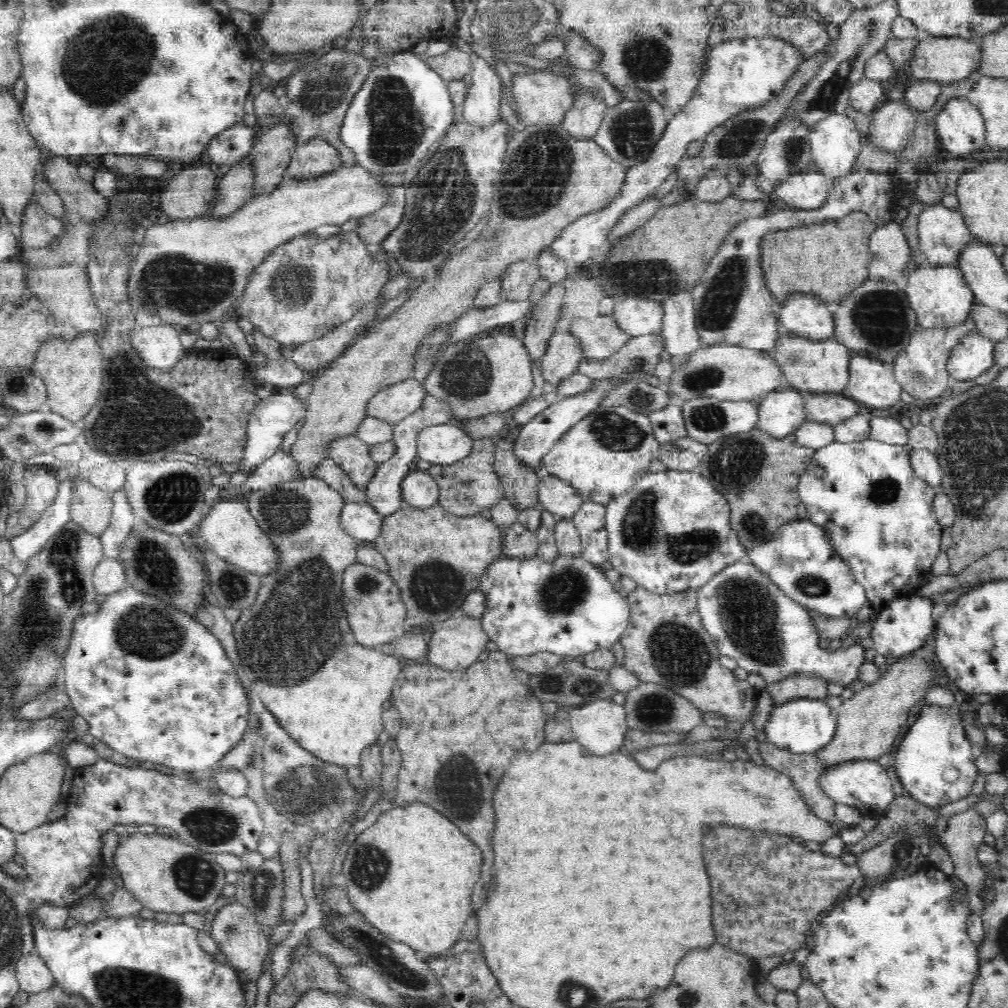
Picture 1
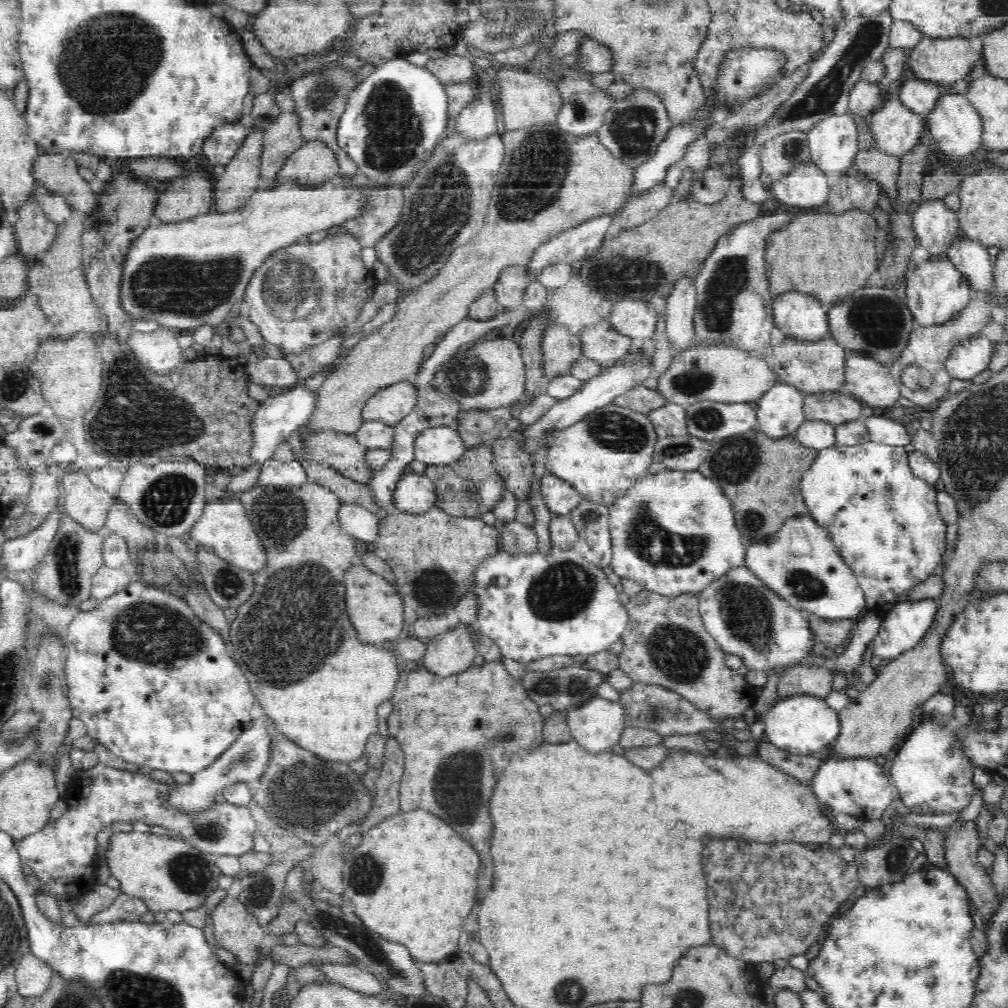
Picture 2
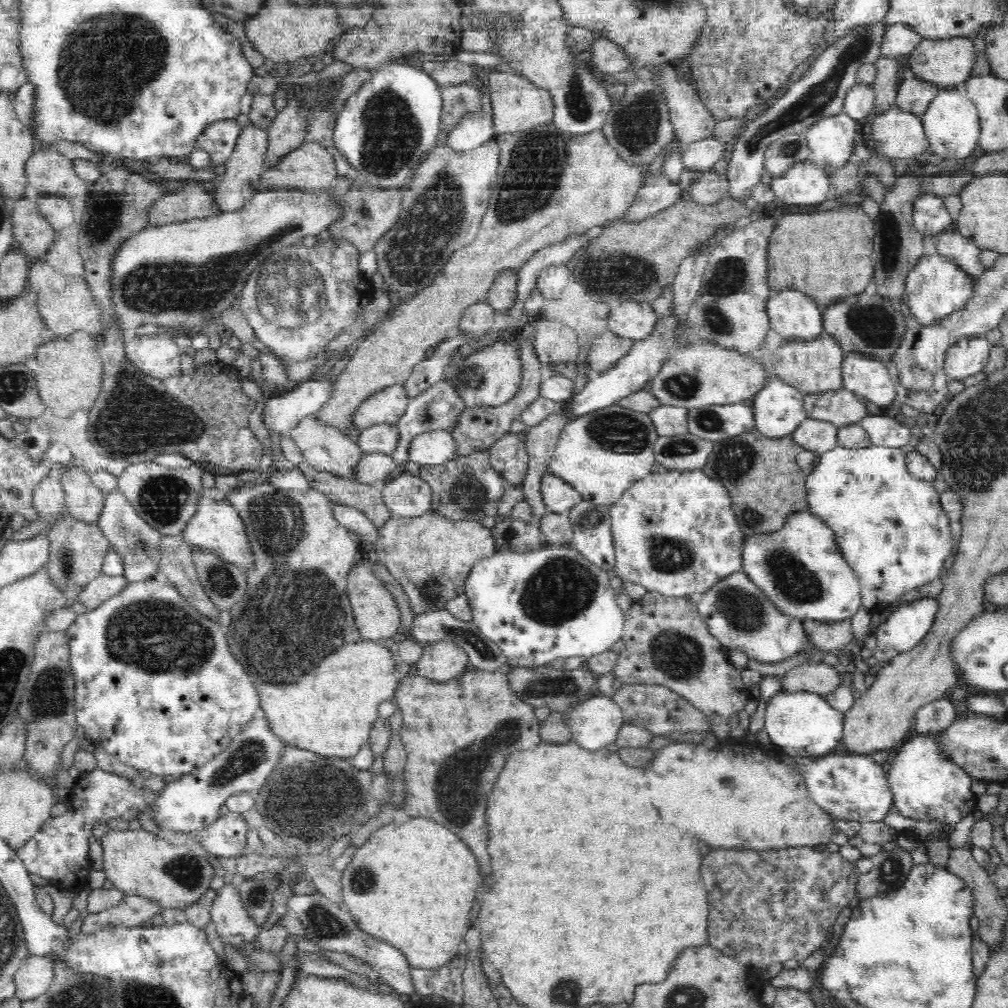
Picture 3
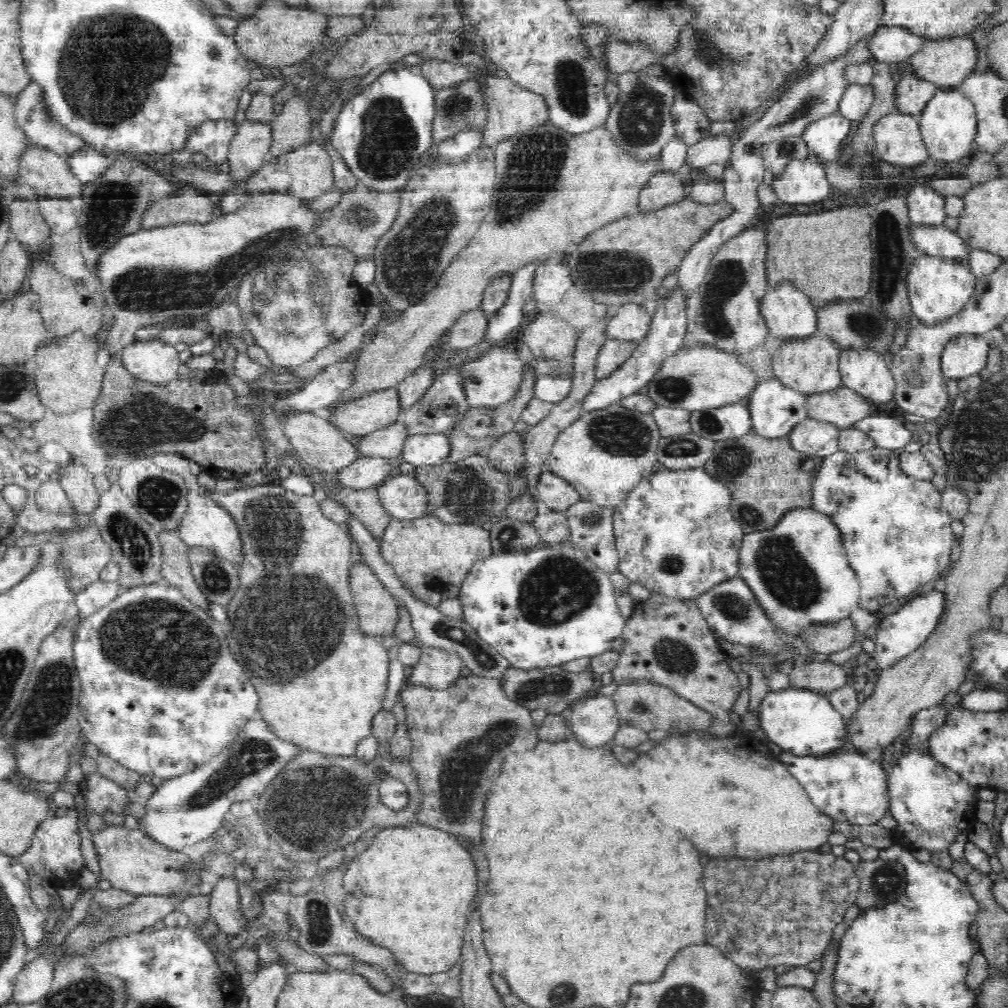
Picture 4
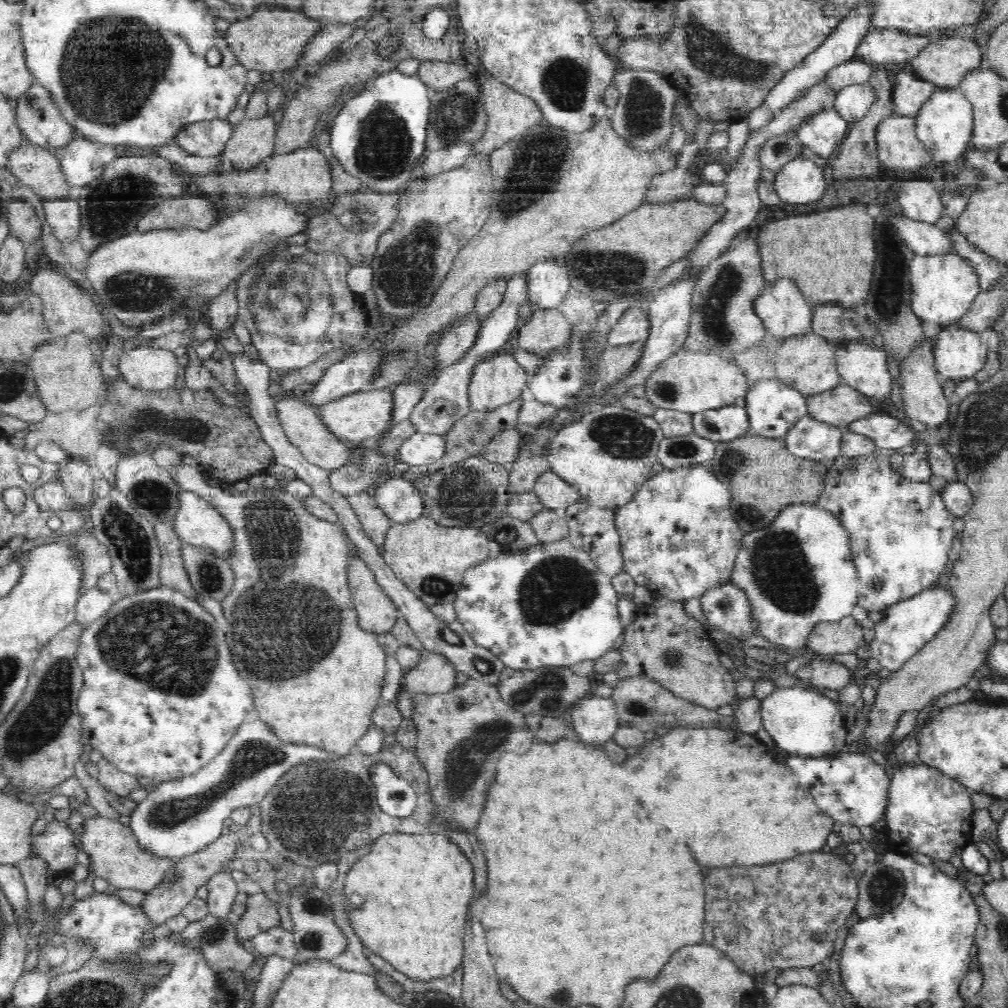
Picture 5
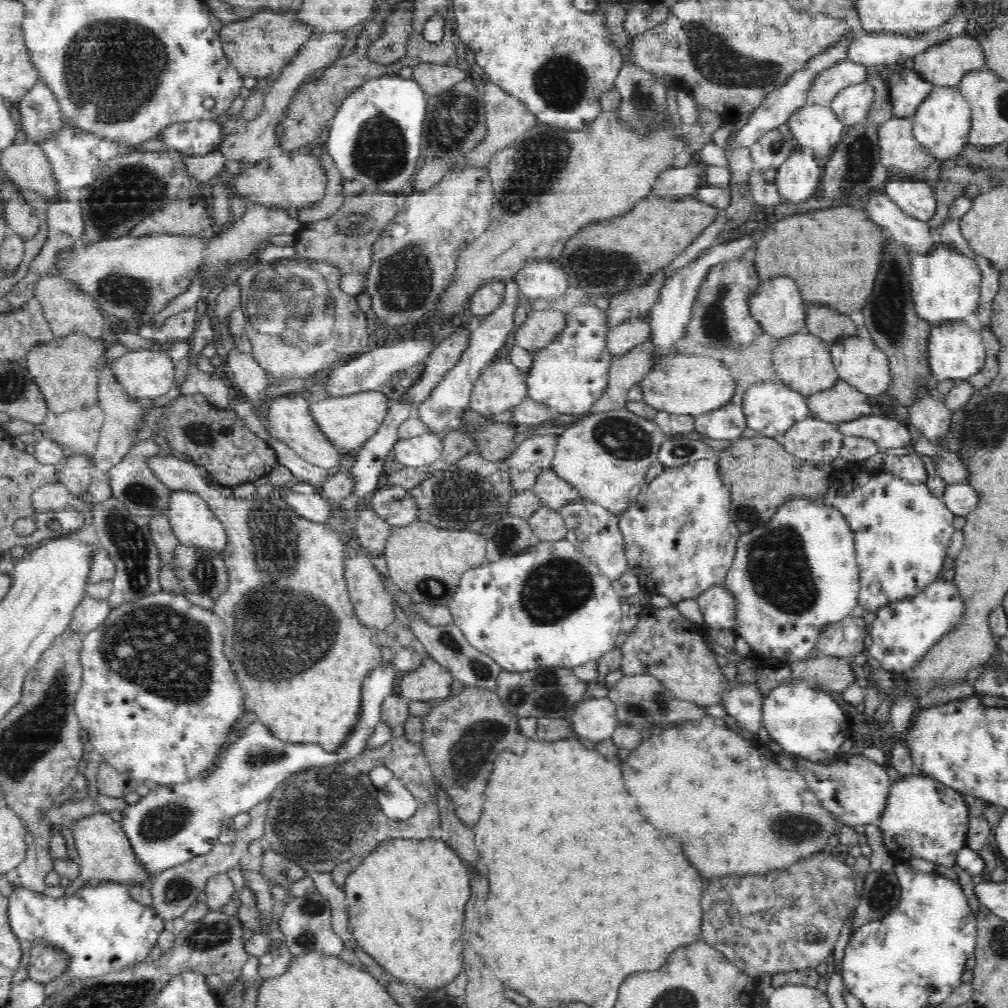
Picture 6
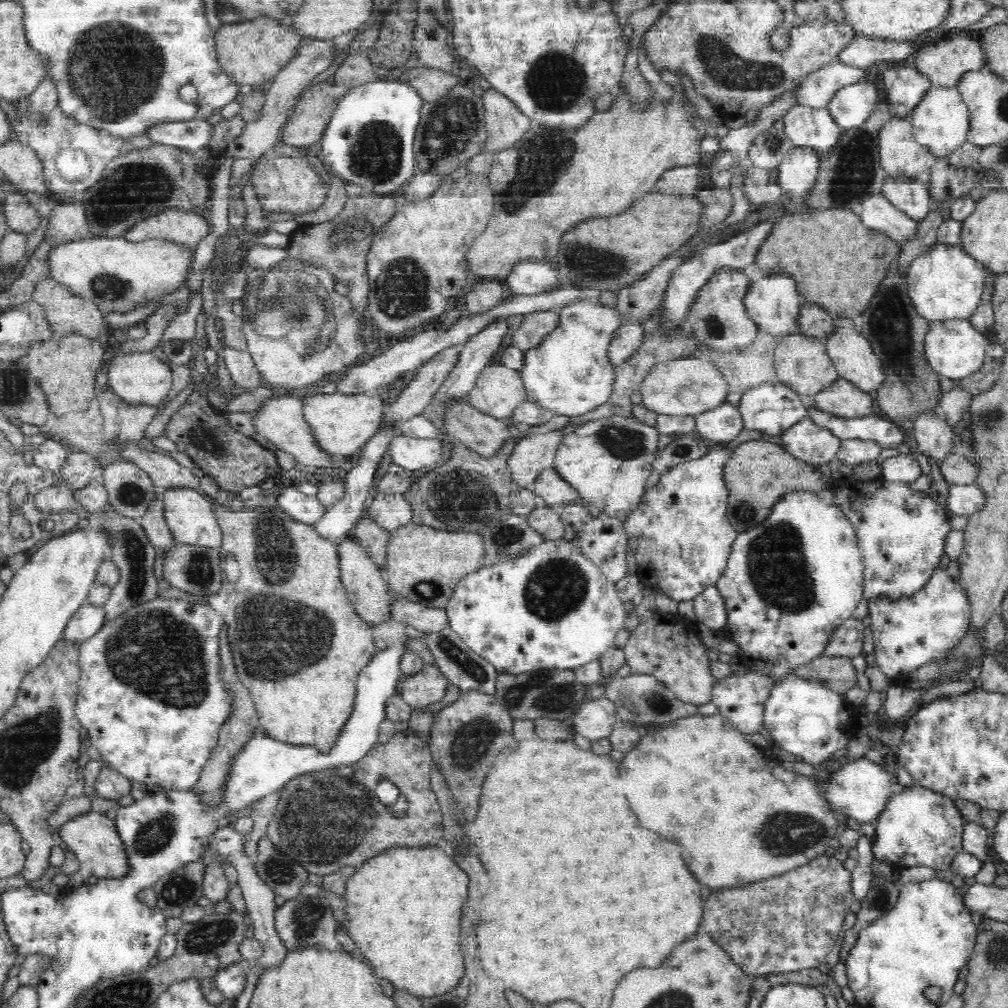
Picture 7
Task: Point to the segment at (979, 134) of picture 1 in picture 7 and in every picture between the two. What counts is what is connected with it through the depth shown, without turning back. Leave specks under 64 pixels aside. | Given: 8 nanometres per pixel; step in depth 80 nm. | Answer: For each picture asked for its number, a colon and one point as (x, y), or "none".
2: (956, 126)
3: (951, 123)
4: (948, 123)
5: (944, 124)
6: (941, 124)
7: (940, 121)

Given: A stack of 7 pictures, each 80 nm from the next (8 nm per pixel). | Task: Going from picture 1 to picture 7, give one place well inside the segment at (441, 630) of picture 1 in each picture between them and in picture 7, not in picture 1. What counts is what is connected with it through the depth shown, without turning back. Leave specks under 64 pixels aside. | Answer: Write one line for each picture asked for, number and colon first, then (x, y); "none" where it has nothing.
2: (451, 652)
3: (442, 661)
4: (437, 668)
5: (434, 673)
6: (430, 680)
7: (428, 687)

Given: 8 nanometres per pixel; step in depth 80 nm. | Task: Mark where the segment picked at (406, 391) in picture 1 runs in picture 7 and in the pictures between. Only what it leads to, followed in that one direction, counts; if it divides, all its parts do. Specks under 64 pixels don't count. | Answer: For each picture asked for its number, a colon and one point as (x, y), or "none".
2: (389, 405)
3: (387, 406)
4: (371, 412)
5: (359, 417)
6: (349, 421)
7: (340, 423)

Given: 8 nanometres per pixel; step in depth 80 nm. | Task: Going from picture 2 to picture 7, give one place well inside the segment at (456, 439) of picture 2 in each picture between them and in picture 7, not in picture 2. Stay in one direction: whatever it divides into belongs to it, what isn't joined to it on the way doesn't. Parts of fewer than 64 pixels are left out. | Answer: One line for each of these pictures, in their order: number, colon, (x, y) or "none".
3: (429, 448)
4: (426, 449)
5: (419, 449)
6: (420, 450)
7: (411, 453)

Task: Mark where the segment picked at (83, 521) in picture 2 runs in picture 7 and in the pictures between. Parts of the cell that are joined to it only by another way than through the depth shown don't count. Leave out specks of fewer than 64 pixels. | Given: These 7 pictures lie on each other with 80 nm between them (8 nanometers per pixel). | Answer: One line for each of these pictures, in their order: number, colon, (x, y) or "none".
3: (84, 501)
4: (76, 479)
5: (76, 476)
6: (74, 473)
7: (79, 468)

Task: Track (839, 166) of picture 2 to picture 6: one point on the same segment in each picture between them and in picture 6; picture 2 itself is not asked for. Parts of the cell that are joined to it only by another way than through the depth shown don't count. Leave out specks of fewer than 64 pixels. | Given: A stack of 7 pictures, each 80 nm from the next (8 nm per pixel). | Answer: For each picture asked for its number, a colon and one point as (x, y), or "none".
3: (831, 140)
4: (826, 138)
5: (822, 133)
6: (818, 129)

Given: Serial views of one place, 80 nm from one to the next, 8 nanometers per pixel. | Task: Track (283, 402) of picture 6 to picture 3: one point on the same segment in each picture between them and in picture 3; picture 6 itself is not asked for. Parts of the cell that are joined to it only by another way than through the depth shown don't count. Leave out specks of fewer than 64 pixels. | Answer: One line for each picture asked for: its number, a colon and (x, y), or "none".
3: (326, 448)
4: (320, 444)
5: (304, 430)

